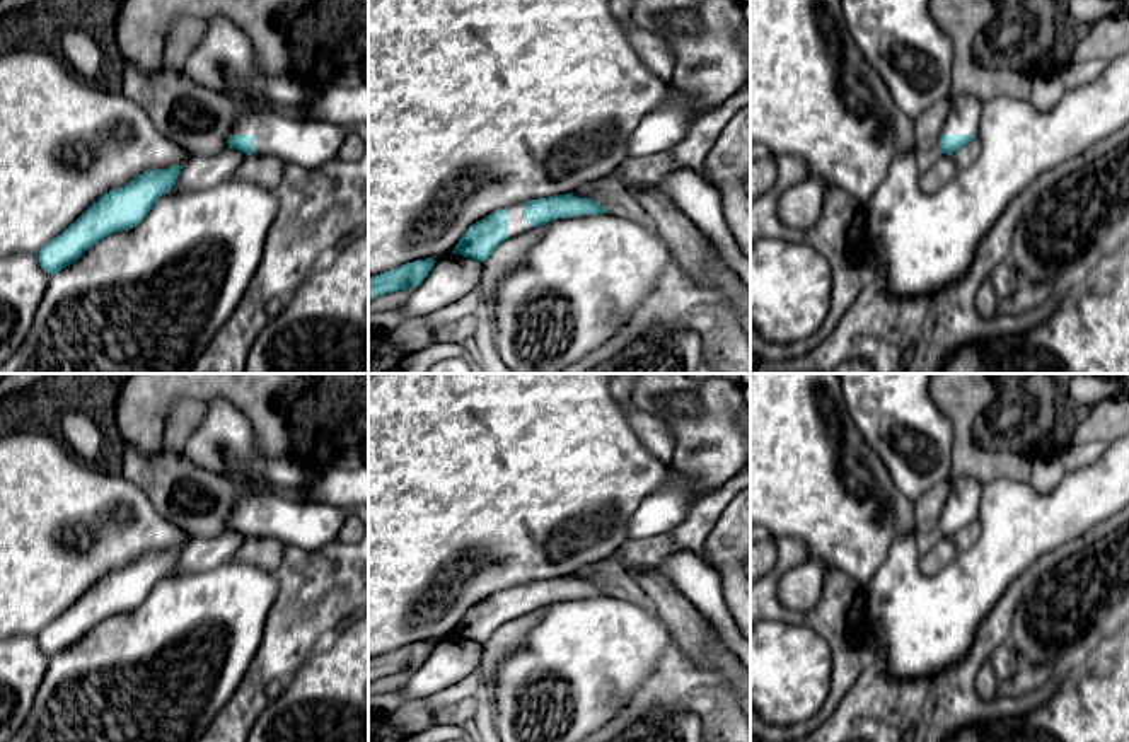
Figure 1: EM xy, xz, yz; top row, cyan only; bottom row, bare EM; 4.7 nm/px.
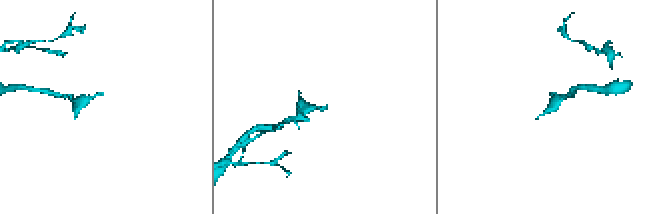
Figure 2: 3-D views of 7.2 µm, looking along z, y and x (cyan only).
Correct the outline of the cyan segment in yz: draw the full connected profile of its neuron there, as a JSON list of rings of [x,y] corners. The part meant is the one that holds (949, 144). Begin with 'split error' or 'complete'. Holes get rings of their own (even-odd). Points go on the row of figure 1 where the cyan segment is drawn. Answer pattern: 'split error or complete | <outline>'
split error | [[[974,94],[950,97],[950,113],[940,135],[941,154],[952,155],[981,131],[982,102]]]

